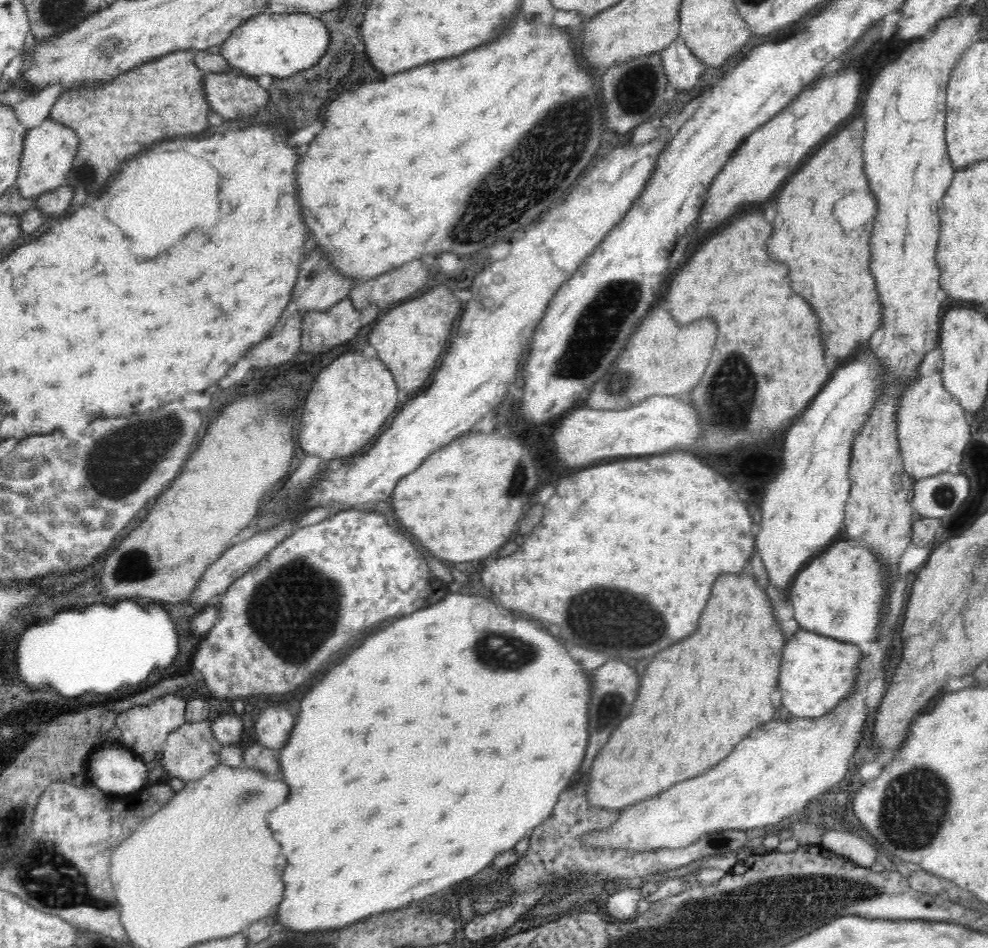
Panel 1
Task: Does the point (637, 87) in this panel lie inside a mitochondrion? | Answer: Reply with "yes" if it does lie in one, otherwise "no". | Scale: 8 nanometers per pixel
yes

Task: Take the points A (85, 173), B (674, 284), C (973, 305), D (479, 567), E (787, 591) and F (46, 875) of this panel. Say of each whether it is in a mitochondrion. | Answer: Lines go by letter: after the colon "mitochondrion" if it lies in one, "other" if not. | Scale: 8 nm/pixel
A: mitochondrion
B: other
C: other
D: other
E: other
F: mitochondrion

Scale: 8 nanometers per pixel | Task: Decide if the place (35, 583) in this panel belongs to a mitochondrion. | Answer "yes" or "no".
no

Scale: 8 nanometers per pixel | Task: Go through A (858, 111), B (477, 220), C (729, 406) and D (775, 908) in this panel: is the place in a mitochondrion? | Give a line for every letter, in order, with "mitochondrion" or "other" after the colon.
A: other
B: mitochondrion
C: mitochondrion
D: mitochondrion

